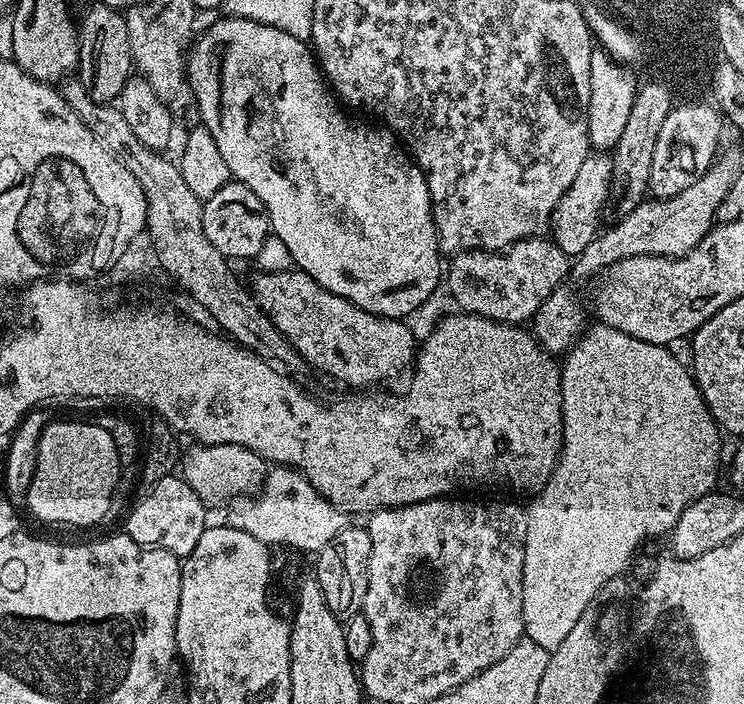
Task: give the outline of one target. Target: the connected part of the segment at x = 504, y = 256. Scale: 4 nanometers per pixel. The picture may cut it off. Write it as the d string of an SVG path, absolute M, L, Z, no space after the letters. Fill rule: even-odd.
M531 236L528 240L517 240L509 248L499 252L458 252L451 257L452 265L446 268L446 288L452 295L459 311L464 314L481 316L487 320L496 320L499 324L523 325L536 315L538 306L550 298L556 288L565 283L570 276L570 257L557 246L551 238Z

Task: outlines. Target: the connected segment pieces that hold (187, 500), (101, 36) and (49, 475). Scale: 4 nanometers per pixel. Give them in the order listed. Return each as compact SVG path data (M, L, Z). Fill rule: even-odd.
M179 474L162 478L162 482L151 485L147 491L136 505L133 503L127 509L126 535L147 548L161 548L181 558L188 556L190 550L198 546L198 538L202 538L204 533L206 505L198 498L198 494L194 494L194 490L190 490L184 477Z
M96 2L84 17L79 17L78 31L80 33L79 79L88 85L88 92L94 98L94 102L112 104L119 101L126 82L134 76L132 47L125 13L102 2Z
M49 422L37 444L37 460L30 482L26 508L48 524L73 524L88 528L112 512L112 491L120 477L114 438L94 422Z

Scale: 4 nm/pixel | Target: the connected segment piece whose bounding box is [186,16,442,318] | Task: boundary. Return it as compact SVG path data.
M228 16L216 20L192 44L192 53L186 56L186 84L192 87L192 96L196 99L196 108L200 111L199 123L210 130L222 159L230 170L232 180L245 184L262 202L268 211L268 223L271 235L277 236L290 250L293 265L326 290L346 298L351 304L357 304L375 316L408 318L419 304L424 304L432 296L432 291L442 284L442 264L440 268L440 242L436 235L436 223L432 217L432 199L426 186L426 178L420 167L415 164L403 147L398 146L391 132L383 127L367 128L364 124L355 124L350 117L344 116L345 109L334 99L324 73L320 71L317 57L310 51L305 41L286 34L274 26L262 22L247 20L241 16Z

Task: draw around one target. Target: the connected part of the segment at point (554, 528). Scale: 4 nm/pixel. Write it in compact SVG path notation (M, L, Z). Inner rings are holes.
M597 323L596 328L589 327L580 339L568 349L562 360L560 370L560 389L562 390L562 426L564 442L560 445L560 460L556 464L552 477L546 482L541 492L535 493L527 505L528 529L524 543L524 561L522 562L522 618L524 619L524 636L538 642L551 654L555 648L562 646L570 630L591 608L596 595L627 566L632 560L639 544L652 540L655 536L667 537L679 520L679 516L696 499L713 491L717 487L716 475L720 472L720 444L722 438L713 431L713 419L709 419L707 407L700 393L700 387L678 357L672 353L671 347L662 344L642 342L638 338L630 338L630 334L622 334L622 330L614 330L610 326Z

